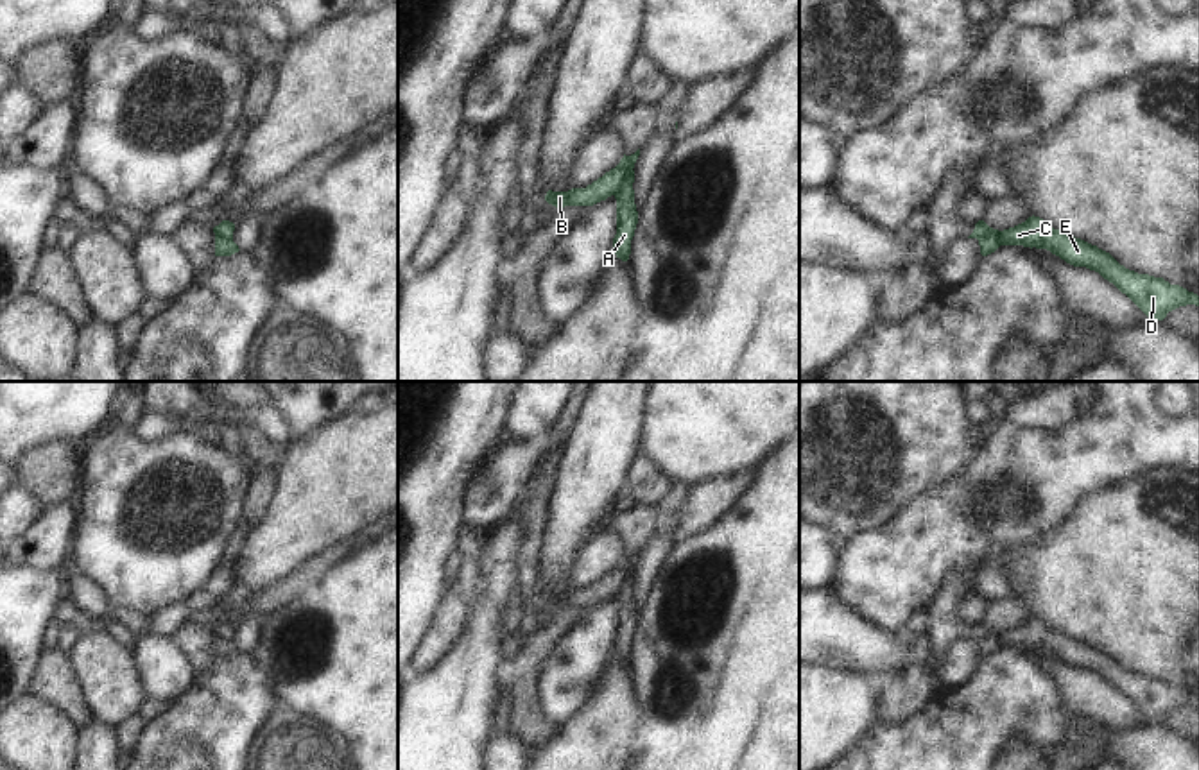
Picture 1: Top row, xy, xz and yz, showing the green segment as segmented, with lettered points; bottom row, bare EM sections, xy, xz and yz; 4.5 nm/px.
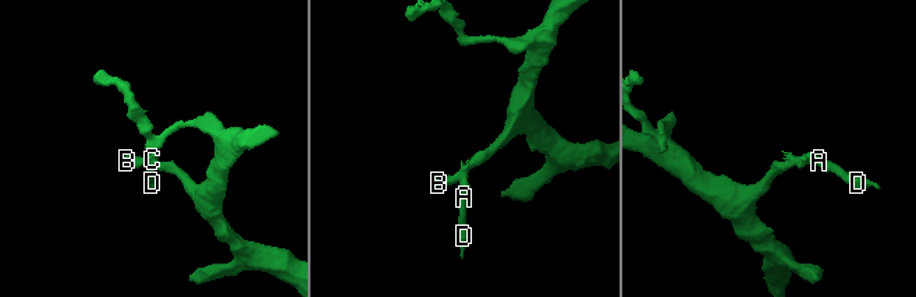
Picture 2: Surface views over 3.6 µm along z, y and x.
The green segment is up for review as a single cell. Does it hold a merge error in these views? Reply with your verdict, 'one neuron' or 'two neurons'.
two neurons

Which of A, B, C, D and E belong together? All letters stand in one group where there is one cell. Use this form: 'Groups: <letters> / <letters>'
Groups: A C D E / B

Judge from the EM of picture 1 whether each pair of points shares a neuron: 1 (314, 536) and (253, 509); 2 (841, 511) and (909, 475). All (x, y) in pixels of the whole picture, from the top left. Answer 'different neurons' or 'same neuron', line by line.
1: different neurons
2: same neuron

